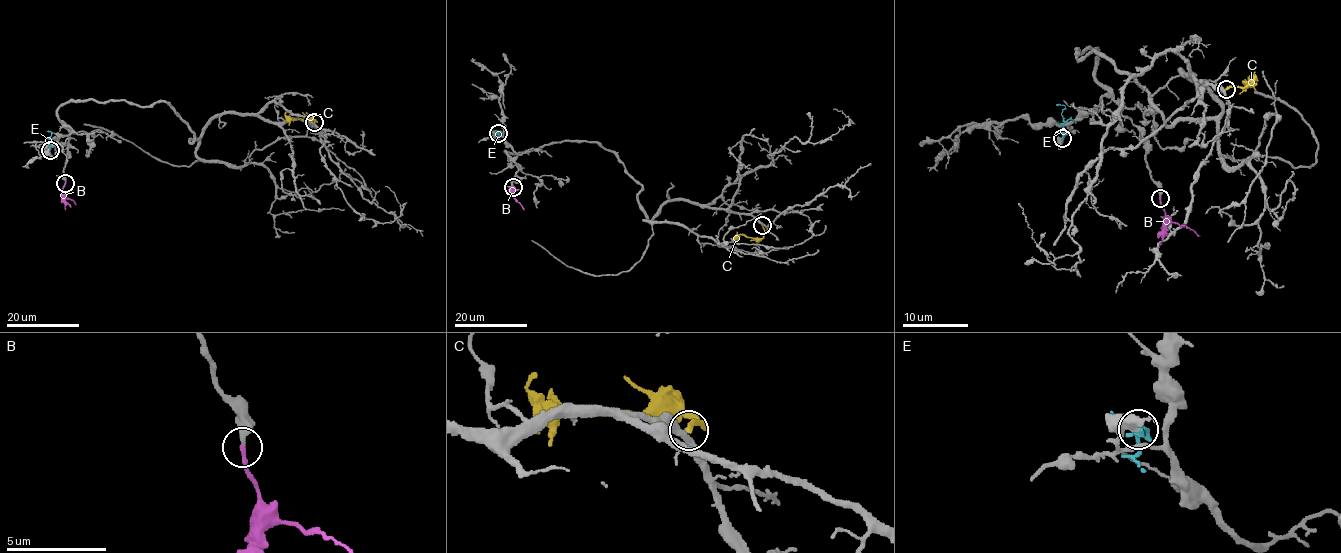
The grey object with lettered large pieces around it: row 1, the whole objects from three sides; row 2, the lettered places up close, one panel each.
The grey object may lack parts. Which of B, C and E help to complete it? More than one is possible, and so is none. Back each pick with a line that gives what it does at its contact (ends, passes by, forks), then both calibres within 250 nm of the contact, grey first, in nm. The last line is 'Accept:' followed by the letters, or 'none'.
B: it ends | 280/240 nm
Accept: B

